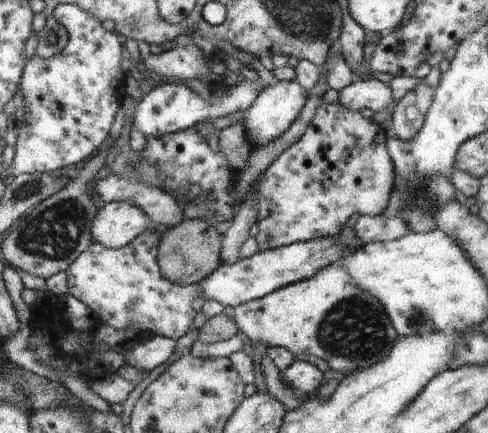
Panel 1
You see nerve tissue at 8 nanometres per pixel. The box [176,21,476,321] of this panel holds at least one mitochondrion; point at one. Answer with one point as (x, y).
(422, 207)

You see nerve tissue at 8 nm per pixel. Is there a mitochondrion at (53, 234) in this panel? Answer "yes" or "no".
yes

